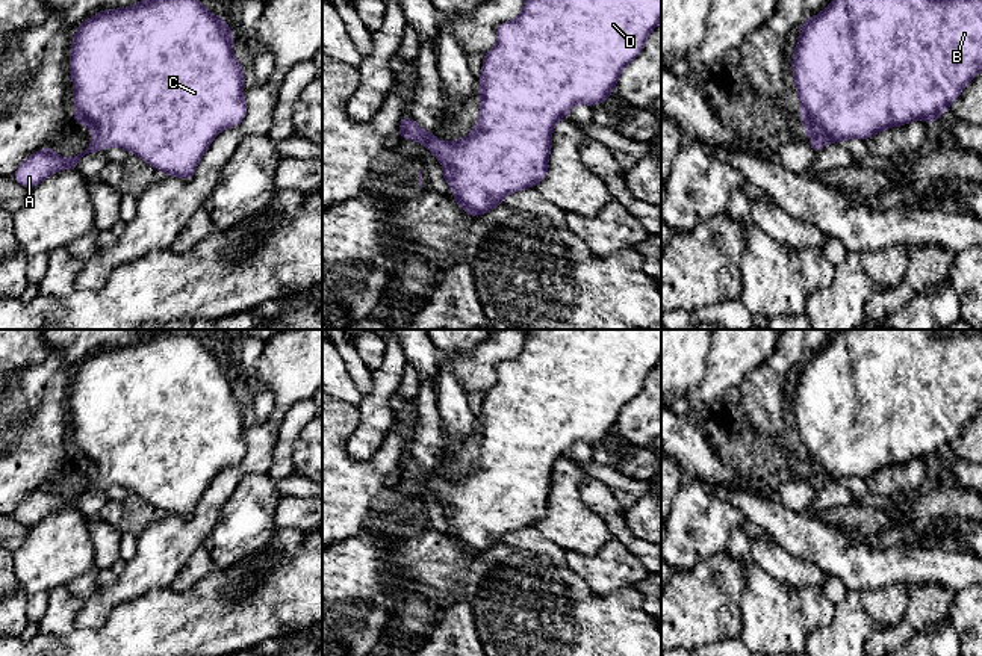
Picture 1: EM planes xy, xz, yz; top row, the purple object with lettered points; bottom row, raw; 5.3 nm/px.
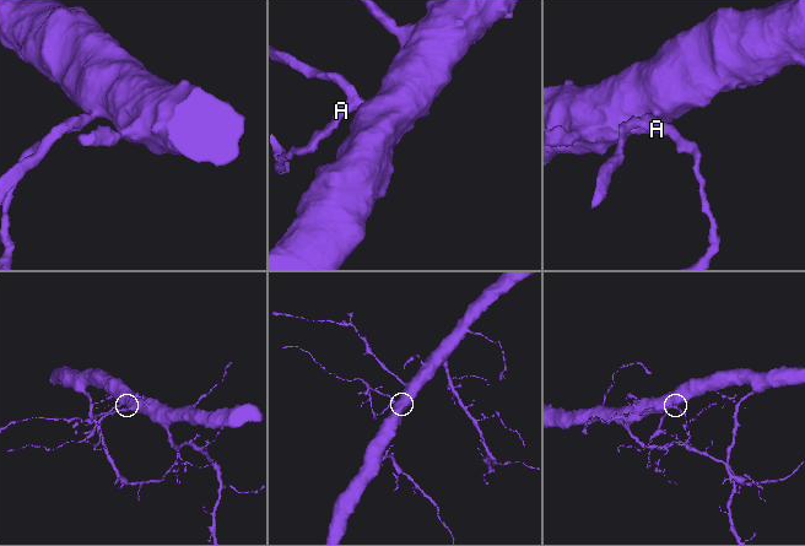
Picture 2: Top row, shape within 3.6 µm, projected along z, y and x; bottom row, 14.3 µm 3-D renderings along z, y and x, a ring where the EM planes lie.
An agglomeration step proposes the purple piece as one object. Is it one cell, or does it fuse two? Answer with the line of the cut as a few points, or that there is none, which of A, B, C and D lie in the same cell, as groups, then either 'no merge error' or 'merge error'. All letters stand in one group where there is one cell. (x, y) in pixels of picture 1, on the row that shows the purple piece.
no cut | A B C D | no merge error

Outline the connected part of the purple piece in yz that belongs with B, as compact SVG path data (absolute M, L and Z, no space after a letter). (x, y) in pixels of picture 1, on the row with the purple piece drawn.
M832 0L799 29L791 67L799 116L816 154L823 145L867 141L911 121L934 124L982 71L982 0Z

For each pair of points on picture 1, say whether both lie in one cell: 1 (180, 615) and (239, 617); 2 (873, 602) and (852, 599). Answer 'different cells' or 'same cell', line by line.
1: same cell
2: different cells

